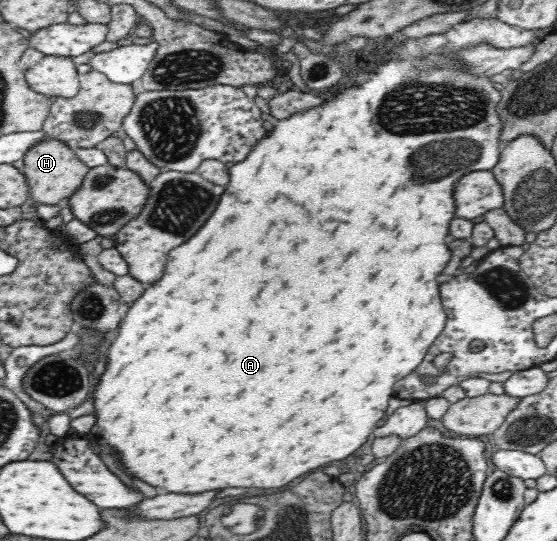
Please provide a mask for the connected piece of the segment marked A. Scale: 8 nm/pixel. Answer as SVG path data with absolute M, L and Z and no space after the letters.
M446 51L446 53L438 53L438 55L428 55L428 57L411 57L411 55L388 55L388 56L387 56L387 57L383 57L383 60L382 60L382 61L381 61L381 62L379 62L379 63L378 63L378 65L377 65L377 64L373 64L373 63L371 63L371 60L366 60L366 59L363 59L363 60L361 60L361 61L362 61L362 62L363 62L363 67L364 67L364 68L366 68L366 70L368 70L368 81L362 81L362 82L361 82L361 83L355 83L355 84L354 84L354 86L350 86L350 87L347 87L347 88L345 88L345 89L343 89L343 90L342 90L342 91L341 91L341 92L339 92L339 93L332 93L332 94L330 94L330 95L334 95L334 97L330 97L330 95L327 95L327 96L323 96L323 97L324 97L324 101L326 101L326 103L324 103L324 105L322 105L322 107L318 107L318 105L316 105L316 109L306 109L306 110L305 110L305 111L306 111L306 113L304 113L304 111L302 111L302 113L294 113L294 114L293 114L293 115L292 115L292 117L286 117L286 118L285 118L285 119L282 119L282 121L278 121L278 122L277 122L277 123L276 123L276 125L275 125L275 126L274 126L274 128L273 128L273 130L272 130L272 131L271 131L271 132L267 132L267 133L266 133L266 134L265 134L265 135L264 135L264 137L262 137L262 138L261 138L261 139L260 139L260 141L258 141L258 145L255 145L255 146L254 146L254 151L252 151L252 153L250 153L250 155L248 155L248 157L246 157L246 159L244 159L244 161L242 161L242 163L240 163L240 161L238 161L238 162L237 162L237 163L238 163L238 165L234 165L234 167L232 167L232 169L230 169L230 183L228 183L228 187L226 187L226 191L224 191L224 195L222 195L222 199L220 199L220 203L218 203L218 207L216 207L216 211L214 211L214 213L212 213L212 217L210 217L210 219L208 219L208 221L206 221L206 223L204 223L204 227L202 227L202 229L200 229L200 231L198 231L198 233L196 233L196 235L194 235L194 237L192 237L192 239L188 239L188 241L186 241L186 243L184 243L184 245L180 245L180 247L176 247L176 249L172 249L172 253L170 253L170 255L168 255L168 265L166 265L166 271L164 271L164 277L162 277L162 279L160 279L160 281L156 281L156 283L154 283L154 284L149 284L149 285L148 285L148 287L147 287L147 288L146 288L146 289L145 289L145 290L144 290L144 293L142 293L142 295L141 295L141 296L140 296L140 297L139 297L139 298L138 298L138 299L137 299L137 300L136 300L136 301L135 301L135 302L131 302L131 303L129 303L129 304L128 304L128 305L126 305L126 307L125 307L125 310L124 310L124 313L126 313L126 309L128 309L128 315L124 315L124 317L123 317L123 319L124 319L124 321L122 321L122 323L120 323L120 328L119 328L119 329L118 329L118 337L116 337L116 341L114 341L114 343L112 343L112 345L110 345L110 349L108 349L108 367L106 367L106 371L104 371L104 373L102 373L102 375L100 375L100 381L98 381L98 385L96 385L96 386L95 386L95 388L93 388L93 389L92 389L92 390L93 390L93 391L94 391L94 393L93 393L93 394L92 394L92 399L94 399L94 401L93 401L93 404L94 404L94 409L95 409L95 410L96 410L96 414L95 414L95 416L96 416L96 423L95 423L95 425L94 425L94 426L93 426L93 427L92 427L92 428L91 428L91 429L90 429L90 431L89 431L89 434L91 434L91 435L92 435L92 436L94 436L94 438L95 438L95 439L96 439L96 440L97 440L97 445L98 445L98 446L103 446L103 447L106 447L106 449L107 449L107 450L108 450L108 449L109 449L109 450L110 450L110 449L111 449L111 451L118 451L118 457L119 457L119 458L120 458L120 461L122 461L122 465L124 465L124 471L125 471L125 472L126 472L126 475L128 475L128 477L138 477L138 479L142 479L142 481L144 481L144 483L148 483L148 485L152 485L152 487L162 487L162 489L164 489L164 491L168 491L168 492L167 492L167 493L190 493L190 495L192 495L192 493L204 493L204 491L212 491L212 489L214 489L214 491L222 491L222 489L228 489L228 487L256 487L256 489L274 489L274 487L286 487L286 486L288 486L288 485L289 485L289 484L291 484L291 483L292 483L292 479L300 479L300 478L301 478L301 476L302 476L302 473L304 473L304 474L305 474L305 473L308 473L308 474L310 474L310 473L311 473L311 472L312 472L312 471L313 471L313 470L316 470L316 469L320 469L320 468L322 468L322 467L323 467L323 466L328 466L328 465L332 465L332 463L333 463L333 462L334 462L334 461L336 461L336 462L338 462L338 463L339 463L339 462L340 462L340 459L342 459L342 460L345 460L345 459L348 459L348 457L349 457L349 456L351 456L351 455L353 455L353 453L354 453L354 452L355 452L355 451L356 451L356 450L357 450L357 449L358 449L358 448L359 448L359 447L362 447L362 445L364 445L364 443L366 443L366 440L367 440L367 439L368 439L368 435L370 435L370 433L372 433L372 431L374 431L374 428L375 428L375 427L376 427L376 423L378 423L378 421L380 421L380 419L384 419L384 417L386 417L386 409L388 409L388 401L390 401L390 399L392 399L392 397L393 397L393 396L394 396L394 391L395 391L395 388L394 388L394 385L395 385L395 383L396 383L396 382L397 382L397 381L400 381L400 380L401 380L401 379L404 379L404 377L406 377L406 376L407 376L407 375L408 375L408 374L411 374L411 373L412 373L412 372L413 372L413 371L414 371L414 370L415 370L415 369L416 369L416 368L417 368L417 367L418 367L418 366L419 366L419 365L420 365L420 364L421 364L421 363L422 363L422 360L423 360L423 359L424 359L424 358L425 358L425 356L426 356L426 355L427 355L427 353L428 353L428 350L429 350L429 349L430 349L430 348L431 348L431 345L432 345L432 344L433 344L433 341L434 341L434 340L435 340L435 339L436 339L436 338L437 338L437 337L438 337L438 336L440 336L440 335L441 335L441 334L442 334L442 331L443 331L443 330L444 330L444 327L445 327L445 324L446 324L446 321L447 321L447 316L446 316L446 313L445 313L445 311L444 311L444 306L443 306L443 305L442 305L442 300L441 300L441 299L440 299L440 293L438 293L438 283L436 283L436 275L440 275L440 271L442 271L442 269L444 269L444 265L446 265L446 263L448 263L448 261L450 261L450 257L452 257L452 255L450 255L450 253L452 253L452 251L451 251L451 250L450 250L450 249L448 249L448 245L446 245L446 235L448 235L448 229L450 229L450 227L449 227L449 226L450 226L450 225L451 225L451 223L450 223L450 221L452 221L452 219L455 219L455 215L456 215L456 199L455 199L455 187L456 187L456 184L457 184L457 183L458 183L458 181L460 181L460 180L461 180L461 177L462 177L462 176L463 176L463 175L466 175L466 174L467 174L467 173L470 173L470 172L474 172L474 171L482 171L482 170L491 170L491 169L492 169L492 168L494 168L494 167L495 167L495 165L496 165L496 164L497 164L497 163L498 163L498 160L499 160L499 157L500 157L500 154L501 154L501 151L502 151L502 147L503 147L503 145L502 145L502 141L500 141L500 138L499 138L499 137L500 137L500 134L501 134L501 129L502 129L502 126L503 126L503 123L502 123L502 122L501 122L501 119L500 119L500 118L499 118L499 114L498 114L498 113L497 113L497 105L498 105L498 104L499 104L499 101L500 101L500 100L501 100L501 93L502 93L502 89L503 89L503 88L504 88L504 86L502 86L502 85L499 85L499 84L498 84L498 83L494 83L494 82L492 82L492 81L491 81L491 80L490 80L490 77L483 77L483 75L477 75L477 73L471 73L471 71L467 71L467 69L465 69L465 63L463 63L463 61L459 61L459 59L455 59L455 55L456 55L456 54L457 54L457 52L454 52L454 51Z

